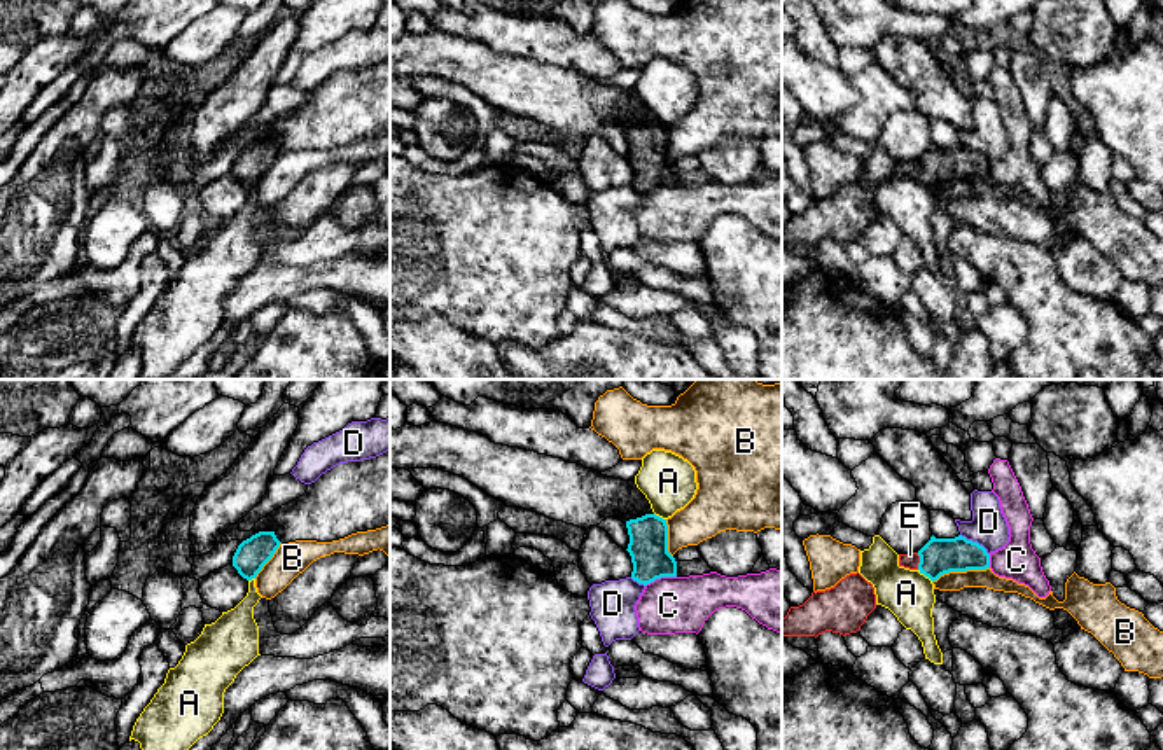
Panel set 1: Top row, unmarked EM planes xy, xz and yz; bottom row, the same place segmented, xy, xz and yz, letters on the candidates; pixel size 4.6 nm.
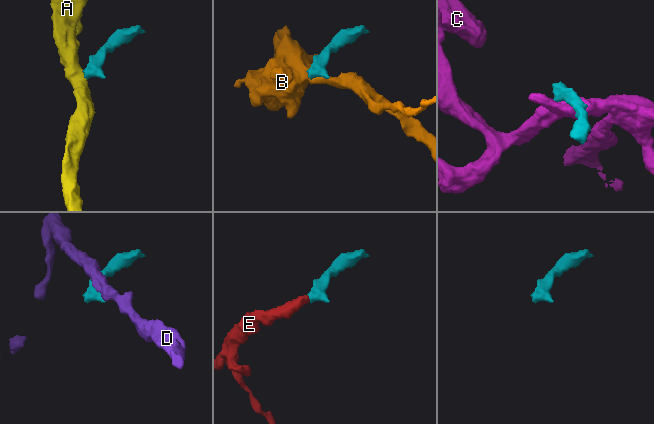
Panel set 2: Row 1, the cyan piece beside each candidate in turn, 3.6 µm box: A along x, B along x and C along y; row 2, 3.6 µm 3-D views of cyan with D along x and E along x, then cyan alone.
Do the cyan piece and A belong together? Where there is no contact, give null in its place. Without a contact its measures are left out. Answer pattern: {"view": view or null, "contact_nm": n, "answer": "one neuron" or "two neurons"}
{"view": "yz", "contact_nm": 90, "answer": "two neurons"}

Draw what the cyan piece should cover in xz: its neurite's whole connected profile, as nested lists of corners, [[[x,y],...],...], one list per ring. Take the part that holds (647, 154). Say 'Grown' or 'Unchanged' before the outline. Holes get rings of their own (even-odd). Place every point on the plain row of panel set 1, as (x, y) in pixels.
Unchanged. [[[656,122],[626,129],[633,180],[638,192],[651,192],[661,185],[677,185],[677,170],[668,161],[668,133]]]

